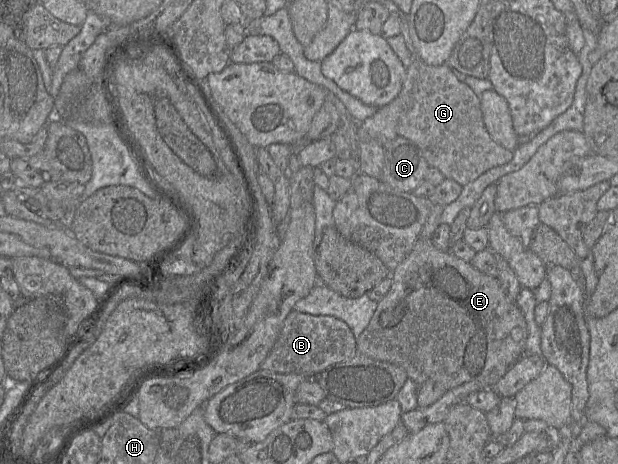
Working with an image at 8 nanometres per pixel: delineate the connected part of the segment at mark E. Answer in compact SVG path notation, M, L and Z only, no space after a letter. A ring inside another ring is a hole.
M418 237L407 257L391 272L392 284L387 294L378 302L367 327L357 338L357 350L375 360L385 361L403 368L408 378L418 386L431 379L442 383L450 390L467 382L481 382L482 388L492 388L506 373L508 368L524 355L527 338L527 324L517 306L503 291L496 277L491 277L474 268L470 262L456 257L451 251L441 251L434 247L431 239Z

